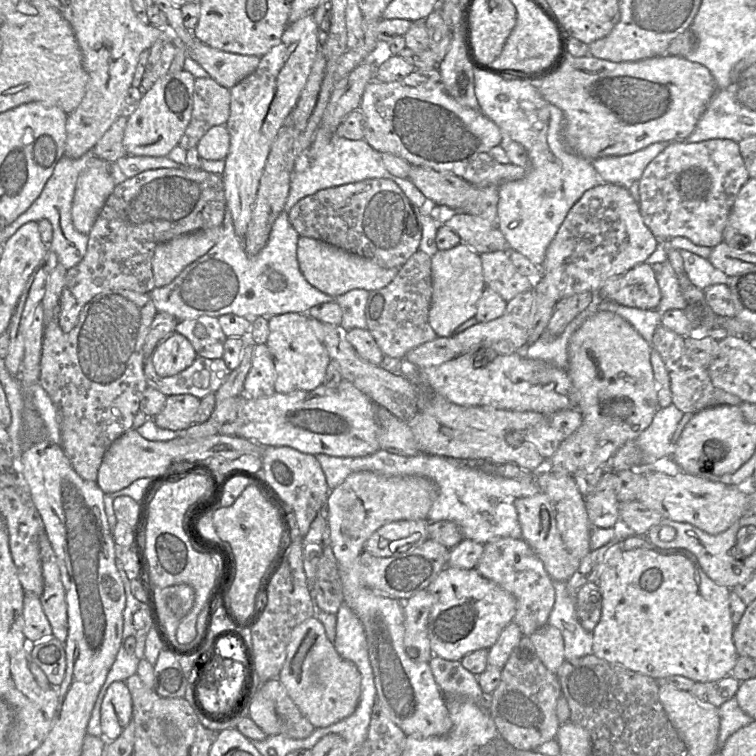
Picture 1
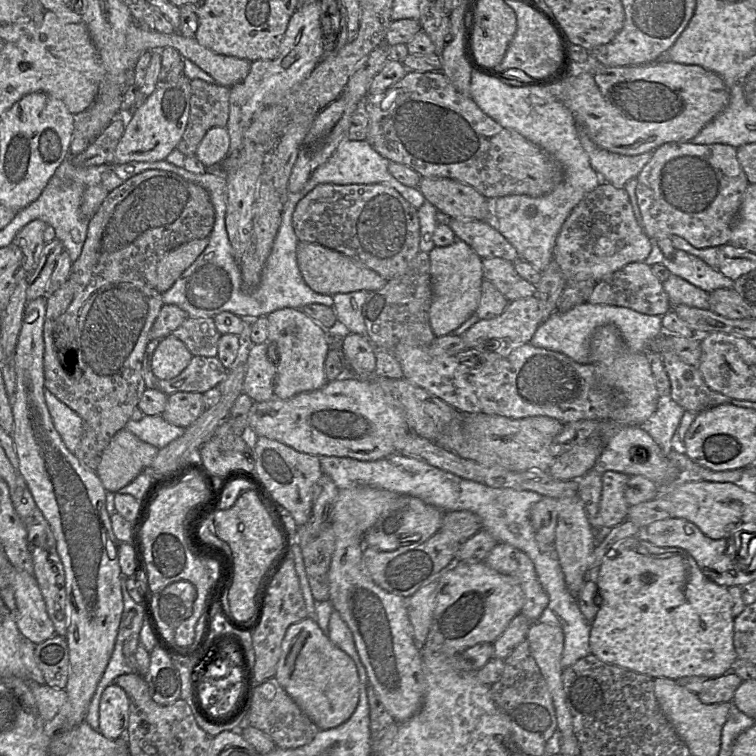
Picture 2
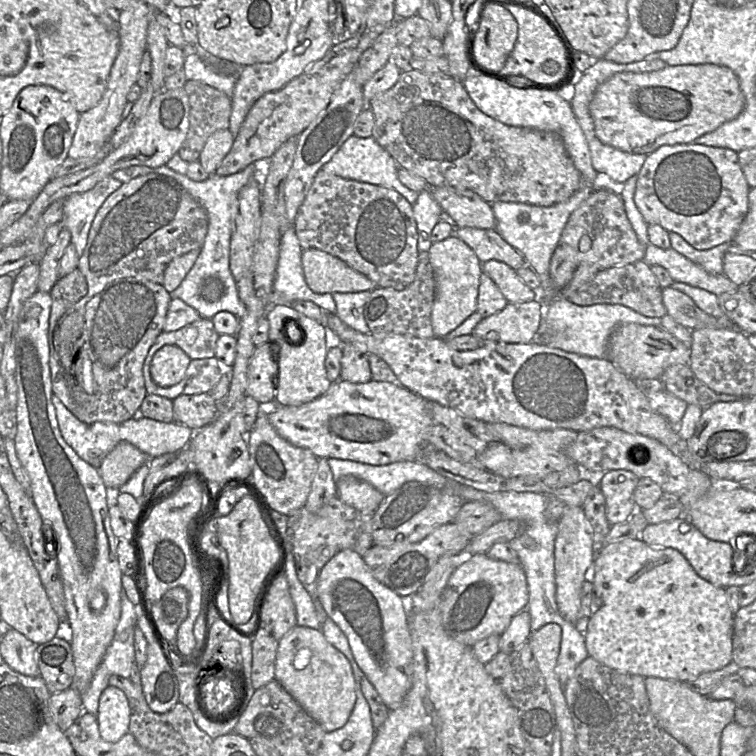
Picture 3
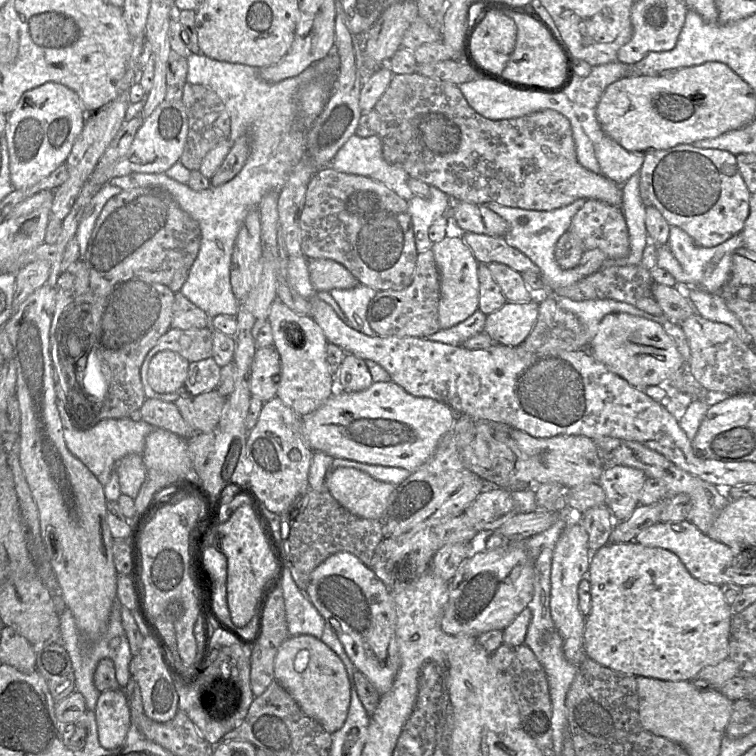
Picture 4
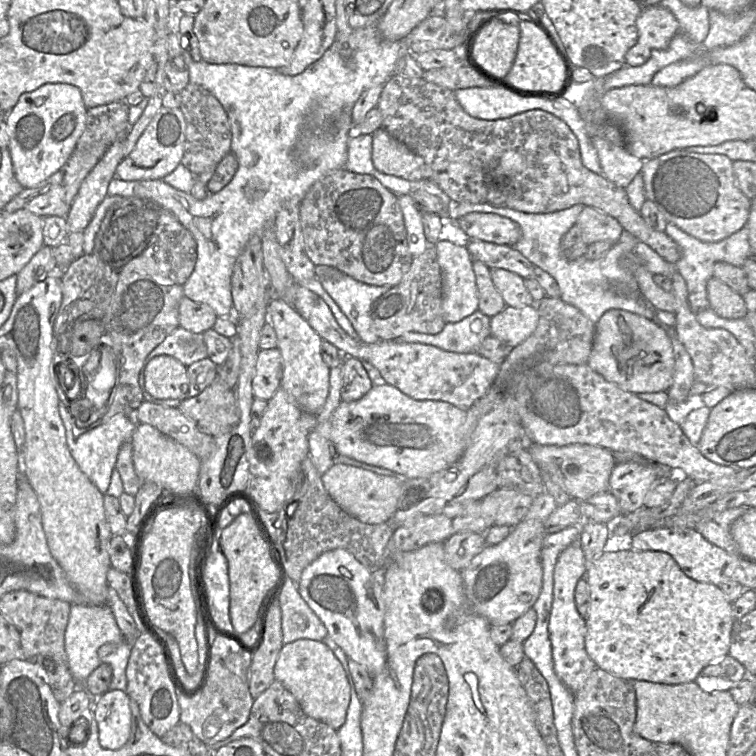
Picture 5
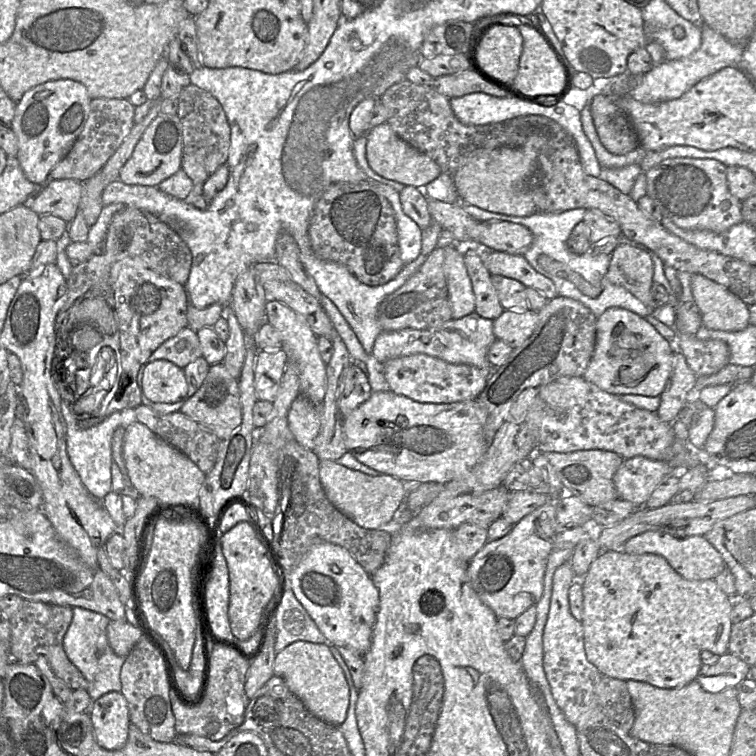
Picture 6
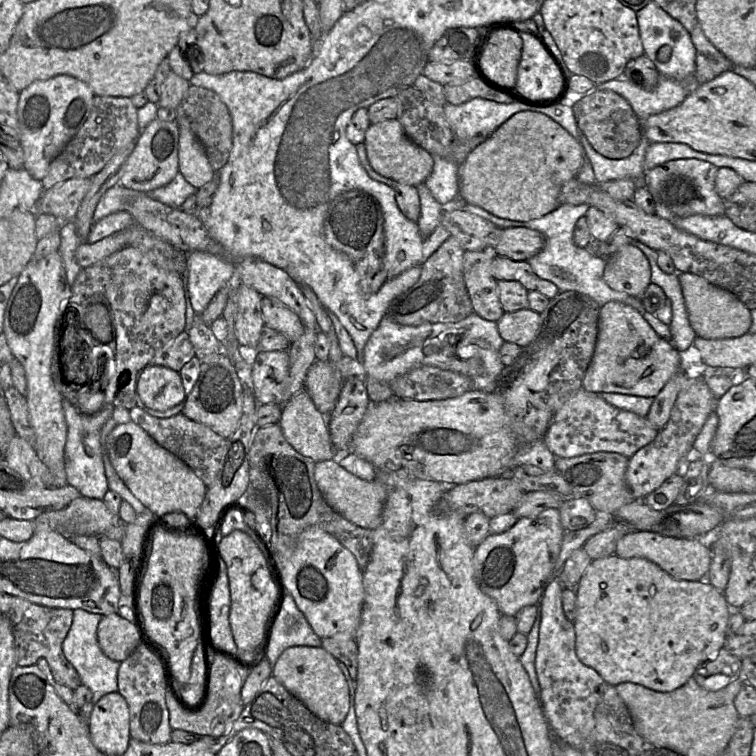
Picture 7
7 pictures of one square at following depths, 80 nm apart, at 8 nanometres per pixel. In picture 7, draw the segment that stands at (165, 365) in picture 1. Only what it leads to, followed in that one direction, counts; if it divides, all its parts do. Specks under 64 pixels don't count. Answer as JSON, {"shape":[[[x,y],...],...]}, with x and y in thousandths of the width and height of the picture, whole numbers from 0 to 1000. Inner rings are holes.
{"shape":[[[197,481],[183,495],[180,520],[193,538],[206,544],[226,541],[247,525],[237,492]]]}

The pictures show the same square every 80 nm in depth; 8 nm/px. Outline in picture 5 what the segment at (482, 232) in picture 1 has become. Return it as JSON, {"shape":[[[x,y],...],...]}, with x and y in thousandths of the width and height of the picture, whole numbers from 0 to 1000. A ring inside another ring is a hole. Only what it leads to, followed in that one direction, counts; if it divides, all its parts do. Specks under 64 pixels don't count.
{"shape":[[[632,316],[616,319],[616,327],[626,341],[647,356],[664,354],[692,369],[706,369],[720,382],[722,392],[739,394],[741,382],[735,370],[722,358],[700,345],[688,332],[673,324],[660,324]]]}

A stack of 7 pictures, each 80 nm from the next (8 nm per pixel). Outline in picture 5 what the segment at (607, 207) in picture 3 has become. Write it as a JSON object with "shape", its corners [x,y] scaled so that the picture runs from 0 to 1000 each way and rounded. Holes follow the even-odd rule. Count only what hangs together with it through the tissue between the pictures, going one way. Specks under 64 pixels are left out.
{"shape":[[[772,272],[761,295],[769,304],[771,317],[780,324],[792,319],[813,323],[824,308],[824,300],[810,286],[782,272]]]}

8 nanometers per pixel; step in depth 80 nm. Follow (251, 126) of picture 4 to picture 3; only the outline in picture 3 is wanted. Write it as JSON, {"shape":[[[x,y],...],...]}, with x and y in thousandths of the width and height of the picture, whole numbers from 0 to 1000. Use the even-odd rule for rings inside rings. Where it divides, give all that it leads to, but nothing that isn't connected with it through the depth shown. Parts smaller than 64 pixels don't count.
{"shape":[[[247,67],[243,81],[246,106],[259,106],[298,123],[306,130],[313,97],[296,97],[286,93],[258,67]],[[336,216],[303,233],[276,230],[275,235],[266,241],[258,241],[246,231],[230,229],[230,238],[241,245],[274,280],[275,306],[255,353],[225,390],[228,396],[239,396],[257,407],[266,421],[279,422],[294,411],[302,411],[316,422],[324,415],[324,405],[316,394],[313,373],[304,357],[304,325],[307,294],[315,275],[316,254],[336,235],[337,229]],[[172,220],[159,224],[135,237],[120,251],[95,257],[83,265],[83,291],[74,296],[81,296],[93,306],[94,323],[99,325],[104,343],[115,321],[114,308],[139,265],[161,243],[197,229],[202,229],[202,222]]]}

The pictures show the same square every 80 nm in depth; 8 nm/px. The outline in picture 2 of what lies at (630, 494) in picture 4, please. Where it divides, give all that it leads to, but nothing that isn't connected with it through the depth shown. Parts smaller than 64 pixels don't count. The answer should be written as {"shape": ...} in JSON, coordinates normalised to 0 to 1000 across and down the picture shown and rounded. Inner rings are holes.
{"shape":[[[802,623],[796,627],[790,697],[810,698],[829,687],[833,668],[827,659],[827,646],[831,632],[831,628],[816,623]]]}

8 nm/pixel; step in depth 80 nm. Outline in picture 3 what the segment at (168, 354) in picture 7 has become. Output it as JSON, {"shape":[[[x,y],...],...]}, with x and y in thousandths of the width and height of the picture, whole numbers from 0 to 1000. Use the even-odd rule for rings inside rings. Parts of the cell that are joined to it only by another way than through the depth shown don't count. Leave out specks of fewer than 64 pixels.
{"shape":[[[279,422],[263,423],[226,439],[214,439],[197,462],[194,470],[204,470],[217,456],[238,459],[251,474],[269,475],[284,471],[290,446]]]}

